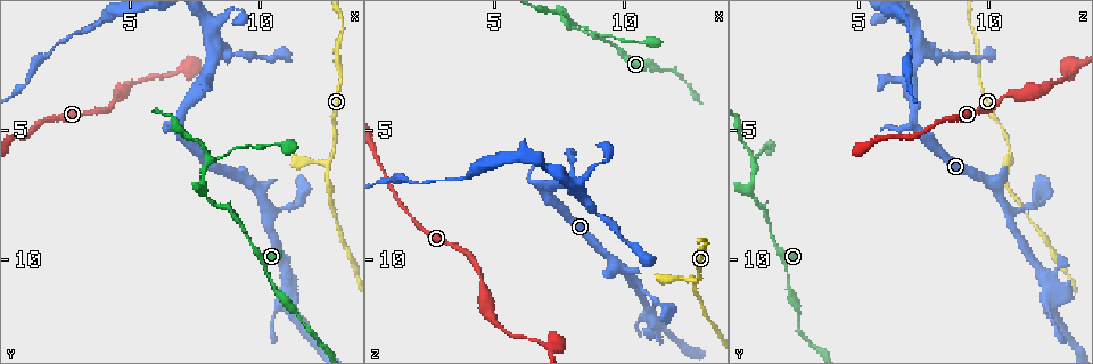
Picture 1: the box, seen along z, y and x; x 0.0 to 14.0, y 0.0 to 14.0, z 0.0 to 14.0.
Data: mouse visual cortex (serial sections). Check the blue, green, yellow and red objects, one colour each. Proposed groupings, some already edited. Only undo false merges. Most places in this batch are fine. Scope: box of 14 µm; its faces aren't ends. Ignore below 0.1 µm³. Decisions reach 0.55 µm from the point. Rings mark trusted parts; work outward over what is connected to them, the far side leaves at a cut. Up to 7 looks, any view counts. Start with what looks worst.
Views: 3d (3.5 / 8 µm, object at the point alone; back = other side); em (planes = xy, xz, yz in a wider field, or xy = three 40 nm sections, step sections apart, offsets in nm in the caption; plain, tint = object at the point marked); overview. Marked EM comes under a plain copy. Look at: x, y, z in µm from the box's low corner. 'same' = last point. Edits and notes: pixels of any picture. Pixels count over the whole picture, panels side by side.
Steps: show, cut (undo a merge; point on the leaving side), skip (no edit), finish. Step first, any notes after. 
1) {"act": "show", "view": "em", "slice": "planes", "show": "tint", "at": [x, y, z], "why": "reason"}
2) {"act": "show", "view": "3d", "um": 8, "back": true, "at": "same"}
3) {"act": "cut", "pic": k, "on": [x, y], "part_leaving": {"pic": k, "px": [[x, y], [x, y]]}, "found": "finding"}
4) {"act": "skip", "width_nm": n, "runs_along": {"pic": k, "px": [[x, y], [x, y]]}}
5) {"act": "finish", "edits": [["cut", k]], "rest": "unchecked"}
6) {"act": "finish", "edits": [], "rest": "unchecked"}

{"act": "show", "view": "3d", "um": 3.5, "at": [8.0, 6.3, 0.9], "why": "three-way junction"}

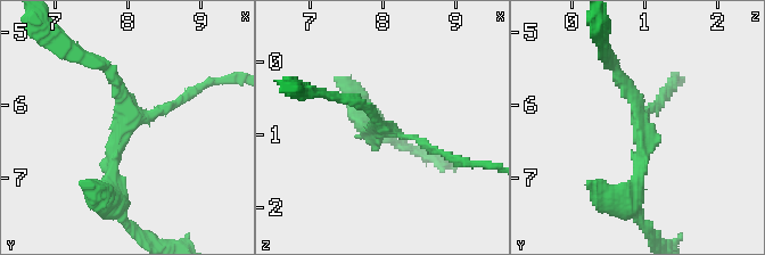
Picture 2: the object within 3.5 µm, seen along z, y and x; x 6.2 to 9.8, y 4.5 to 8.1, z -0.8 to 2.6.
{"act": "show", "view": "em", "slice": "planes", "show": "tint", "at": [8.05, 6.25, 0.90], "arms": 3, "arm_widths_nm": [100, 150, 200], "why": "shape alone is not enough"}

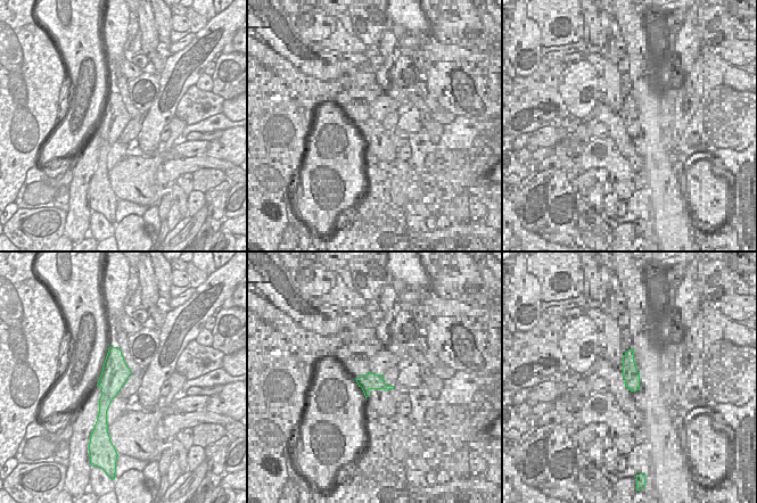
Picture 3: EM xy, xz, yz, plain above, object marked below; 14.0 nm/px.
{"act": "skip", "runs_along": {"pic": 2, "px": [[109, 191], [123, 131], [192, 89]]}, "found": "continuous, no second cell"}

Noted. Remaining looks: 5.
{"act": "show", "view": "em", "slice": "xy", "step": 3, "show": "tint", "at": [12.6, 6.2, 10.8], "why": "arms part here"}

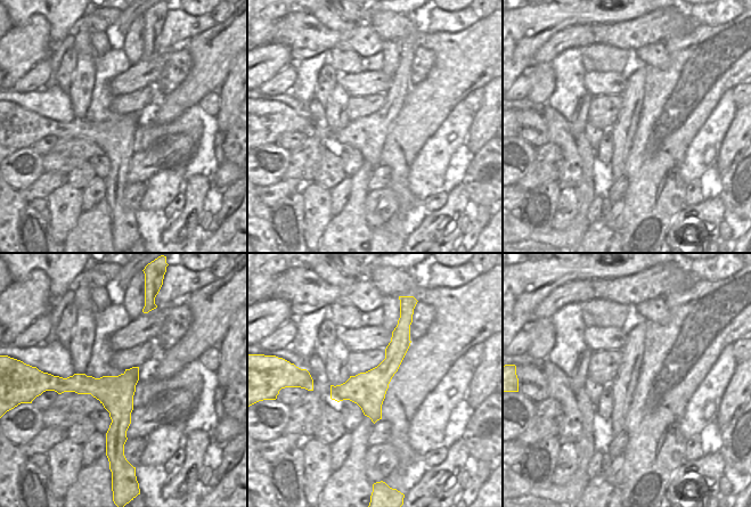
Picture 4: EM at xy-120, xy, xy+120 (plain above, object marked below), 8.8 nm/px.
{"act": "show", "view": "3d", "um": 3.5, "at": "same"}

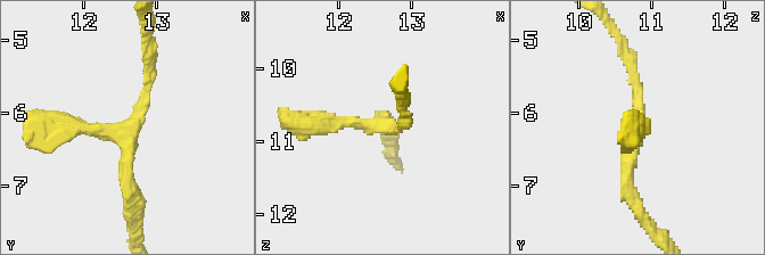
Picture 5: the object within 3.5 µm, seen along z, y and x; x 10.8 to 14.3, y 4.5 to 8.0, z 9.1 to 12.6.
{"act": "skip", "runs_along": {"pic": 4, "px": [[407, 330], [365, 389], [333, 395]]}, "found": "continuous, no second cell"}

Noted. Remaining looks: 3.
{"act": "show", "view": "3d", "um": 3.5, "back": true, "at": [10.5, 5.6, 1.6], "why": "calibre changes"}

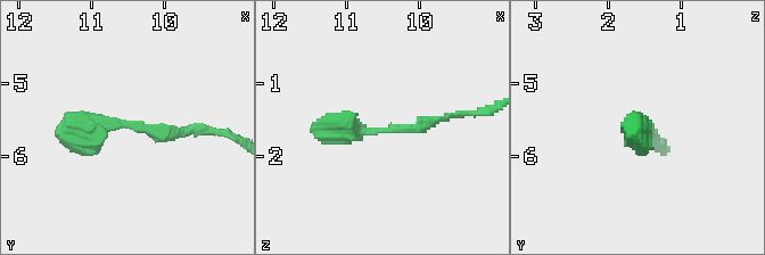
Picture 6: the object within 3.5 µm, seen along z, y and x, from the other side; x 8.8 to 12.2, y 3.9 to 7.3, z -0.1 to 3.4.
{"act": "show", "view": "em", "slice": "xy", "step": 5, "show": "tint", "at": [10.50, 5.60, 1.60], "why": "shape alone is not enough"}

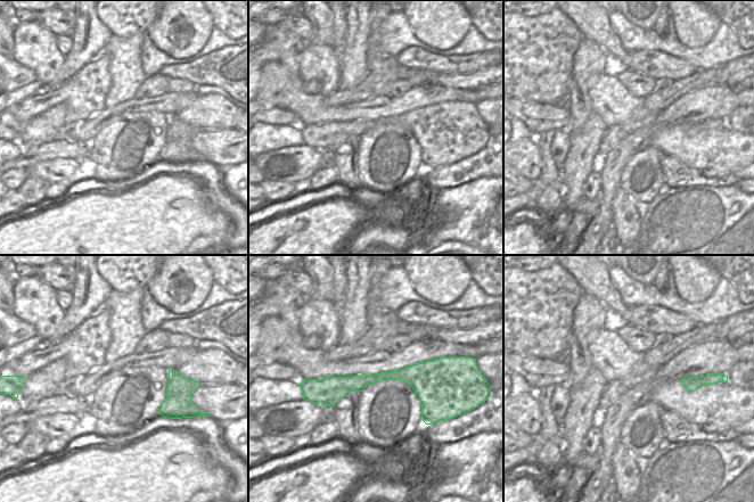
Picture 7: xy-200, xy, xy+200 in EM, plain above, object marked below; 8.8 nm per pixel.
{"act": "skip", "runs_along": {"pic": 7, "px": [[435, 373], [382, 376], [317, 392]]}, "found": "one cell here"}

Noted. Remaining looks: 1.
{"act": "finish", "edits": [], "rest": "unchecked"}

